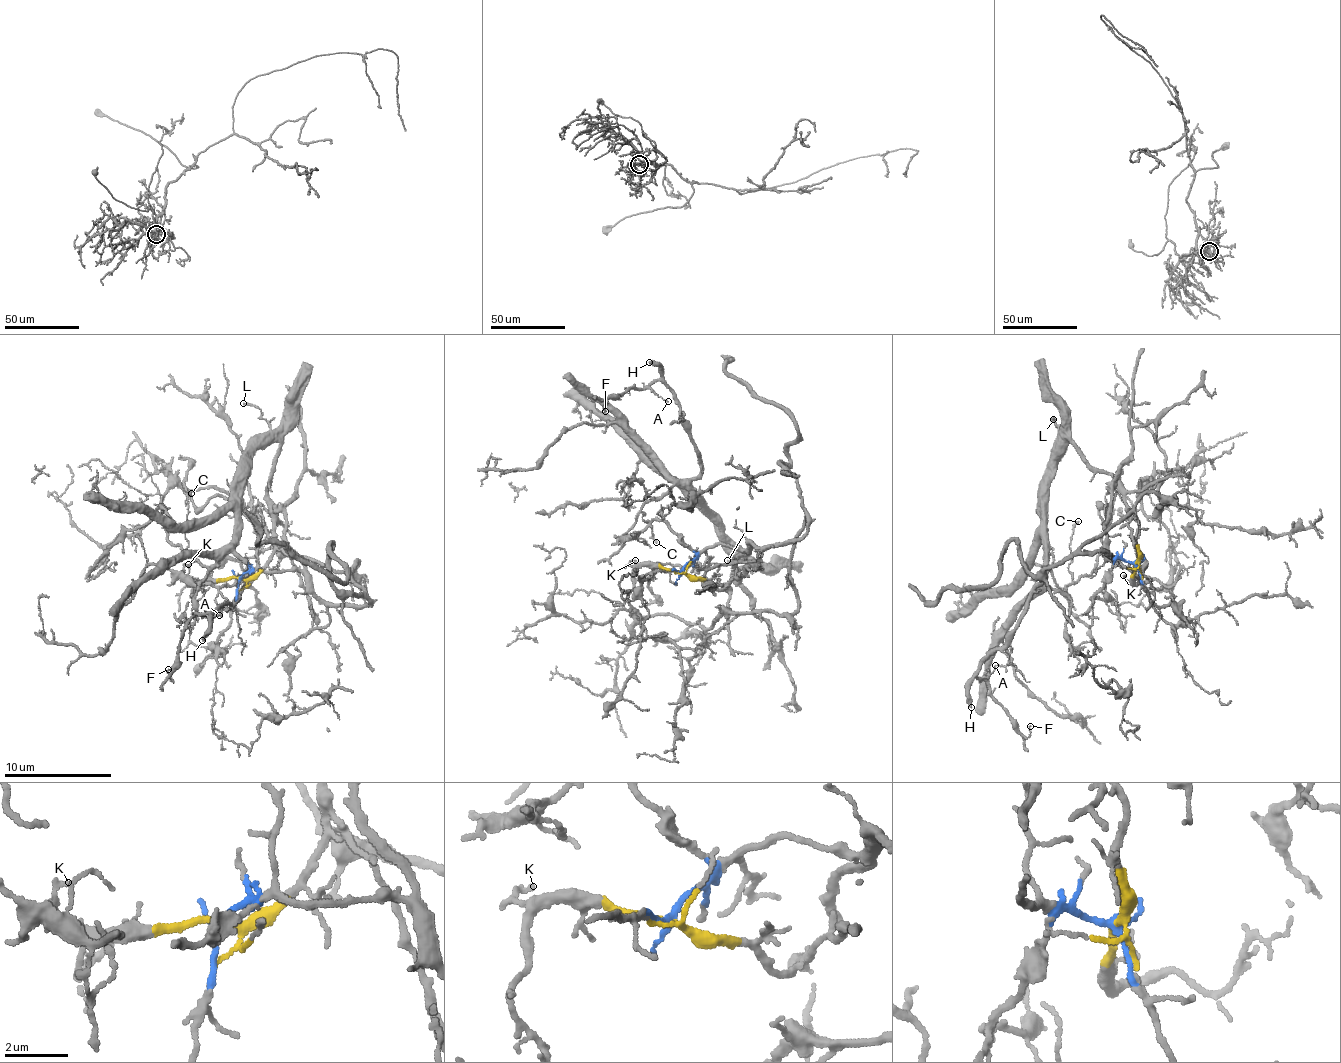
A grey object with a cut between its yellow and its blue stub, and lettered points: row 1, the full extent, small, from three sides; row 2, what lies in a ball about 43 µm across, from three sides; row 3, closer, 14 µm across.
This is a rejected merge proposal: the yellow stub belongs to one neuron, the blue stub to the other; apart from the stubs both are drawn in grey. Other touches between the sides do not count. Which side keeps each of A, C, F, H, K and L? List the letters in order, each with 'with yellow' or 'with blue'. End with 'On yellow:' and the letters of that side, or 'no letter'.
A: with yellow
C: with yellow
F: with yellow
H: with yellow
K: with yellow
L: with yellow
On yellow: A, C, F, H, K, L

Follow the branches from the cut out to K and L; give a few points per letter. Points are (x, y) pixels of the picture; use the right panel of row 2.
K: (1135, 562), (1135, 585), (1122, 575)
L: (1135, 562), (1137, 519), (1126, 504), (1123, 485), (1111, 474), (1094, 470), (1053, 418)

